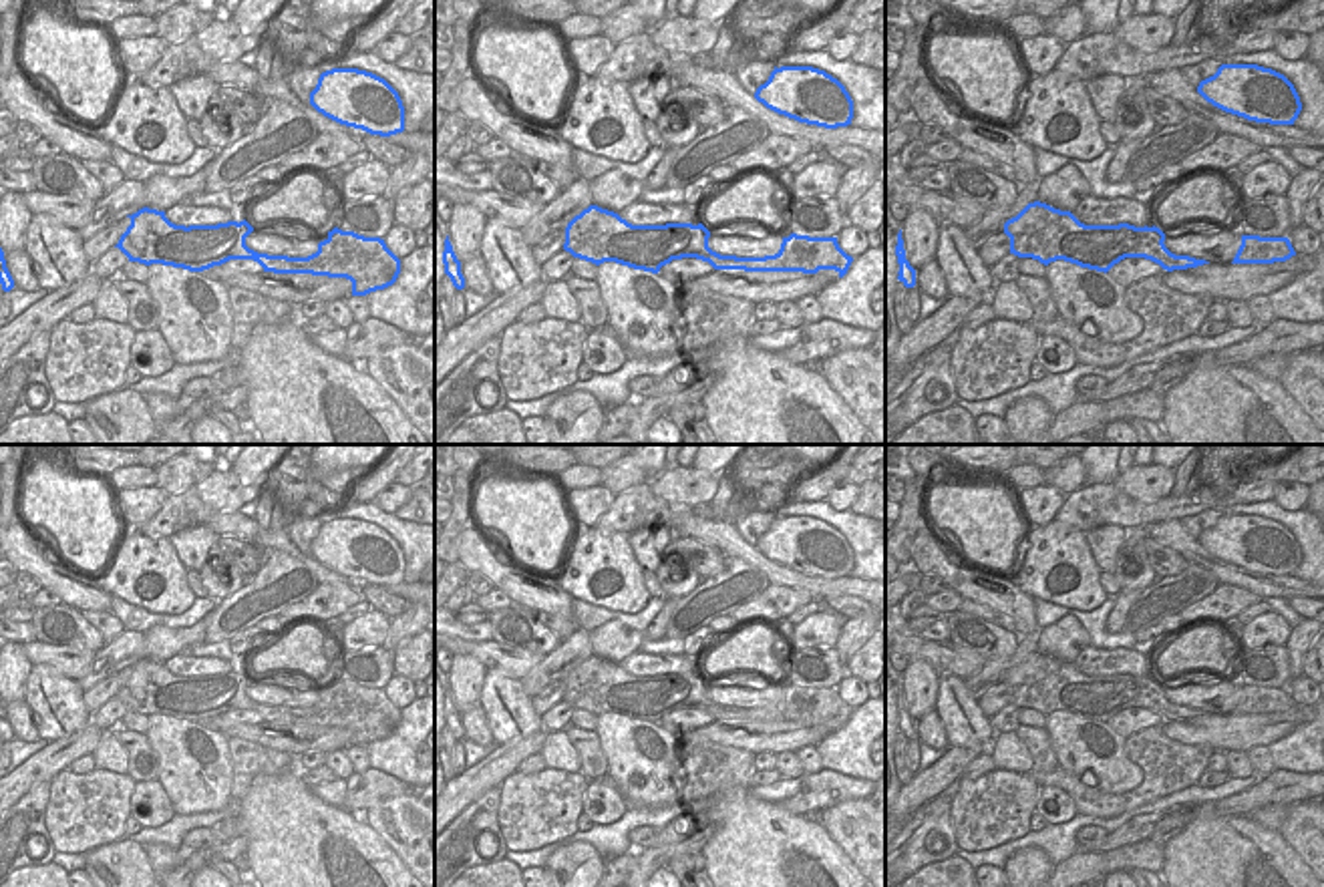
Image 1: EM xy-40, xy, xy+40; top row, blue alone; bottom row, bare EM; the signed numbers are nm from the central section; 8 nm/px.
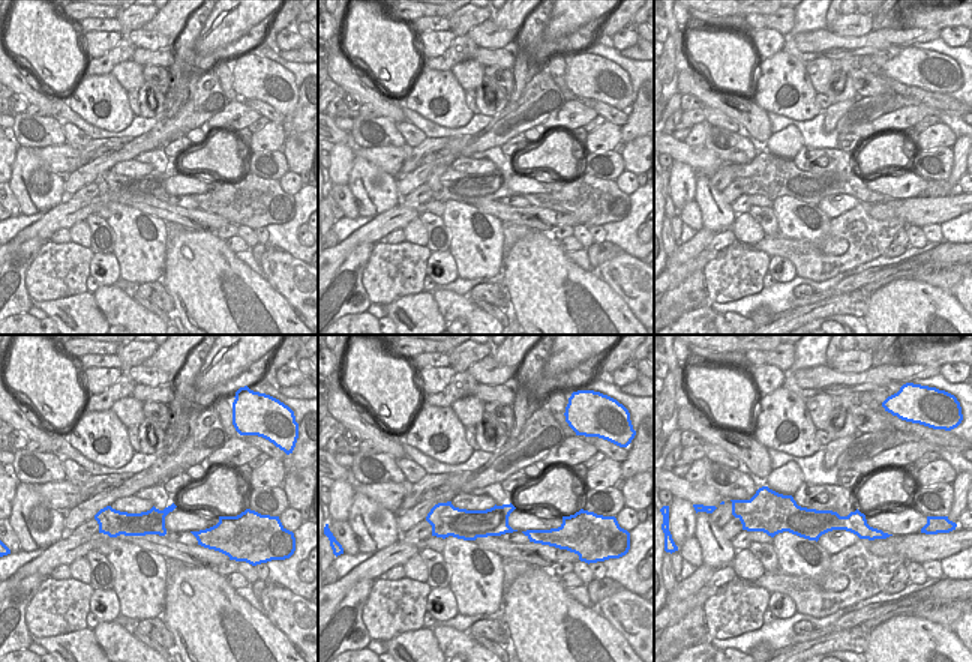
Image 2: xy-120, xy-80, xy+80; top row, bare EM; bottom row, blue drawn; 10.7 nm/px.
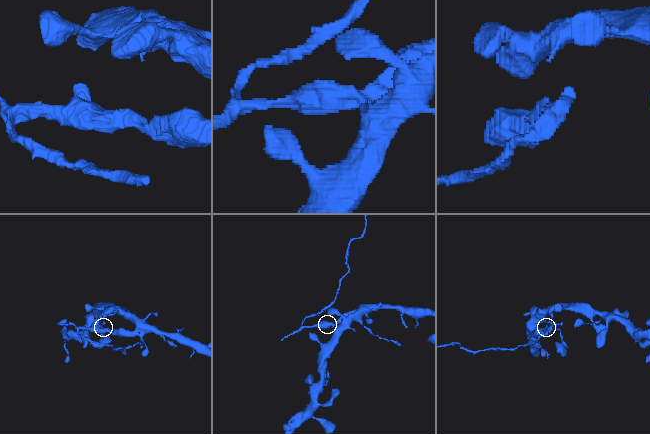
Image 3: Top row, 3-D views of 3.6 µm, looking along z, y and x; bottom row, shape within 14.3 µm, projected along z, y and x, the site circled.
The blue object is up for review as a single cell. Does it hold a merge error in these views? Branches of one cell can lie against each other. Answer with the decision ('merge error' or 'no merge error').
merge error

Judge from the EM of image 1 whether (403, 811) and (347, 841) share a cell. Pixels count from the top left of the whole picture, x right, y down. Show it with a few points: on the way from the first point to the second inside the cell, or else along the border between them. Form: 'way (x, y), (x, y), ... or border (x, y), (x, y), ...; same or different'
border (357, 815), (403, 863); different

